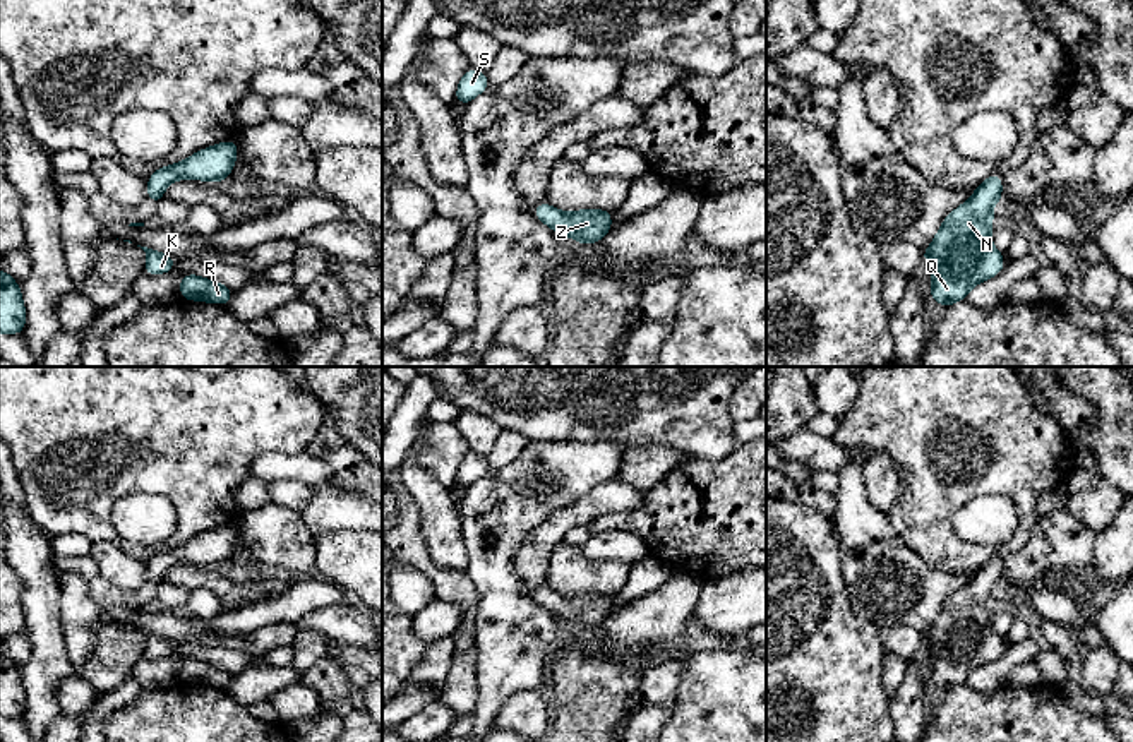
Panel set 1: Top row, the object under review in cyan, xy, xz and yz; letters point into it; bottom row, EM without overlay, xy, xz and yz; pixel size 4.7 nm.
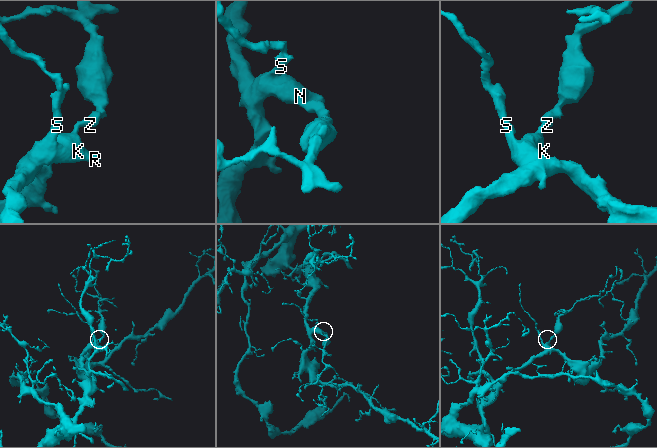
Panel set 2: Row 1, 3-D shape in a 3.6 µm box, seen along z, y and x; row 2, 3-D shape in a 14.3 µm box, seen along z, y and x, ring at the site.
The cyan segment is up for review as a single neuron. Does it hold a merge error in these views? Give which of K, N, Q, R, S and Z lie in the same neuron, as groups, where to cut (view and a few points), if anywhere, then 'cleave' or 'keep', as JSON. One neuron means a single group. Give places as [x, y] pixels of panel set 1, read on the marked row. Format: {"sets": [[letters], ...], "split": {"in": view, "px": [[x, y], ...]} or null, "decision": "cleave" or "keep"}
{"sets": [["K", "N", "Q", "R", "S", "Z"]], "split": null, "decision": "keep"}

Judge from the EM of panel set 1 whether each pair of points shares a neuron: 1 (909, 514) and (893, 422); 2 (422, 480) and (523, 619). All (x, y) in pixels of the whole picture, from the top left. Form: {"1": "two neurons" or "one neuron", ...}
{"1": "one neuron", "2": "two neurons"}

